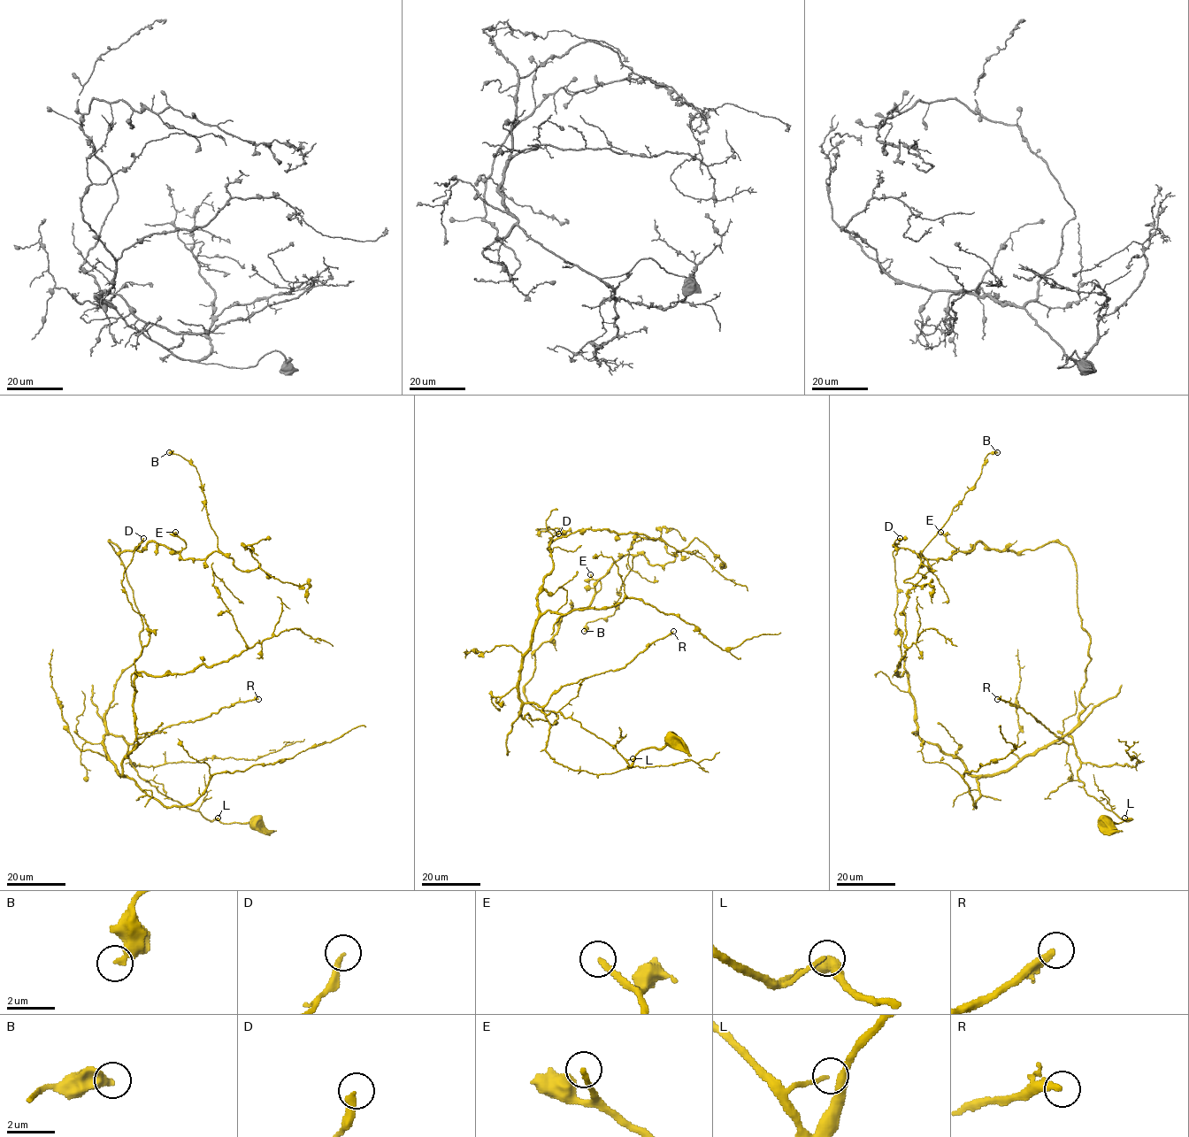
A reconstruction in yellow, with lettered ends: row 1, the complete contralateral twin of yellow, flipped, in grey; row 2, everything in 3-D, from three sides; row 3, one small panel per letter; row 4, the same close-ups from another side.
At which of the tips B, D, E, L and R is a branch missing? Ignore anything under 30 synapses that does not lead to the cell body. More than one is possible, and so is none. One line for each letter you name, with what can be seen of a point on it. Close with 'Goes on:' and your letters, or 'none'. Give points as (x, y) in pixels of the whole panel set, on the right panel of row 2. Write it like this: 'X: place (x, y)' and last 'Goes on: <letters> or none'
E: place (940, 532)
R: place (997, 699)
Goes on: E, R

